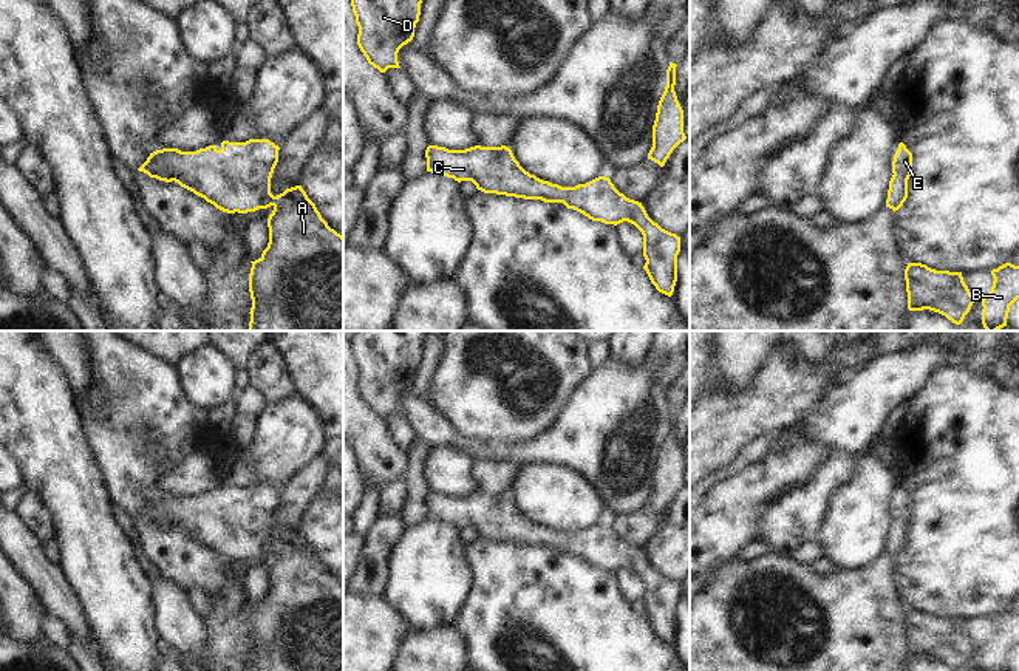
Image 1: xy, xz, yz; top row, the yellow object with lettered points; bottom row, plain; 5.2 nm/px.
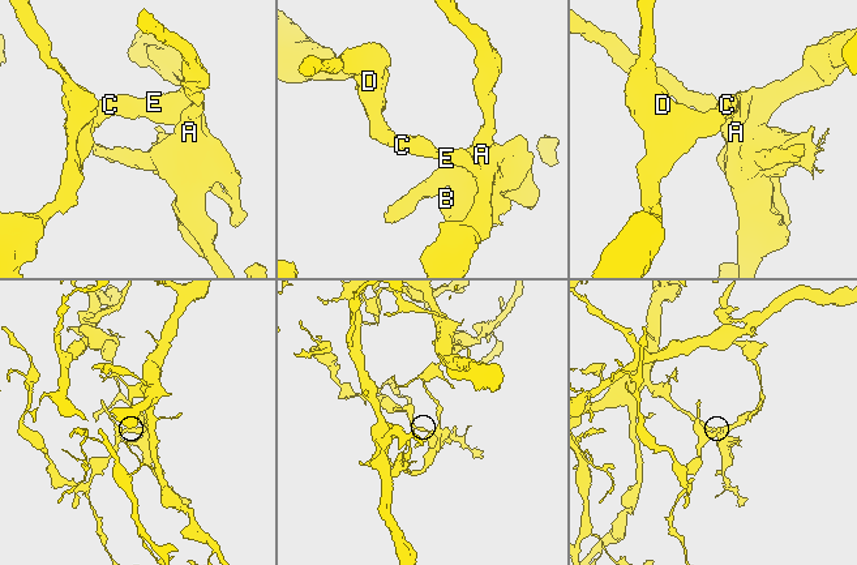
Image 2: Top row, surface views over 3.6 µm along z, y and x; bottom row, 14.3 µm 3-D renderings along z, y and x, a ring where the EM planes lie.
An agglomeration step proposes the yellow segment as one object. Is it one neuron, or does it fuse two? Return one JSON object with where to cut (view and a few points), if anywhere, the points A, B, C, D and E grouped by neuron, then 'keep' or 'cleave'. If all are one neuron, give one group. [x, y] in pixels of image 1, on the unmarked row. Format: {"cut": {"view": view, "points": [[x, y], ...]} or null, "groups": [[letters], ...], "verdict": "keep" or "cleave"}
{"cut": null, "groups": [["A", "B", "C", "D", "E"]], "verdict": "keep"}

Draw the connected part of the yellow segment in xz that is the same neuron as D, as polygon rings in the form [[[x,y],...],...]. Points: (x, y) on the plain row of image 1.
[[[356,331],[349,340],[356,370],[359,373],[357,391],[368,410],[385,419],[400,414],[399,396],[413,387],[421,362],[422,340],[428,331]]]

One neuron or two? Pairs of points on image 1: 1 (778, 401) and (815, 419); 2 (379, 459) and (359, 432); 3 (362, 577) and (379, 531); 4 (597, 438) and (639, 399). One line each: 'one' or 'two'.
1: two
2: one
3: one
4: one

